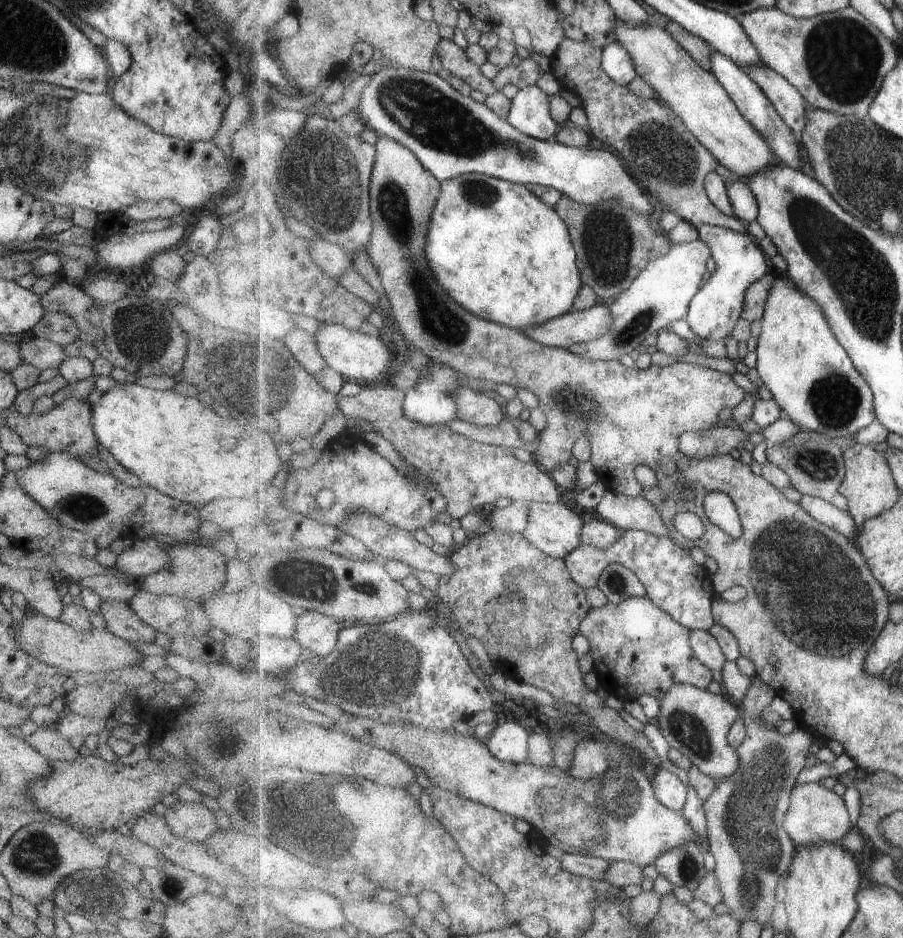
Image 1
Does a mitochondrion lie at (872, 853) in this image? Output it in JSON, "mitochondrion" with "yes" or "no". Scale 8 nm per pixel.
{"mitochondrion":"no"}

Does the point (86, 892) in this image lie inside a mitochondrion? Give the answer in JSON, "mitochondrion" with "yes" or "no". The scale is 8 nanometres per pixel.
{"mitochondrion":"yes"}

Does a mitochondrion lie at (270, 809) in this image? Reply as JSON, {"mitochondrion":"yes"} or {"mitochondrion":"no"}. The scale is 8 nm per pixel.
{"mitochondrion":"yes"}

